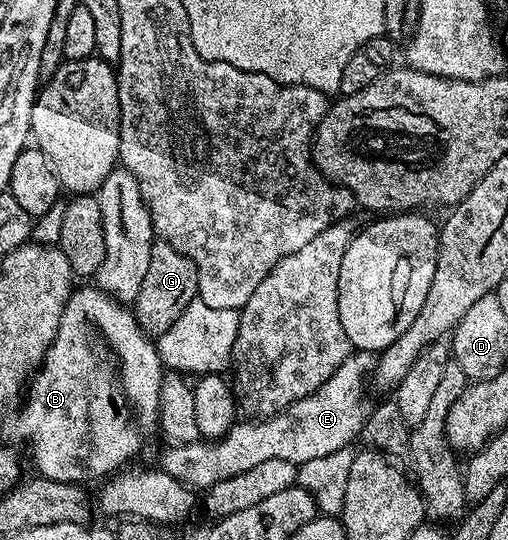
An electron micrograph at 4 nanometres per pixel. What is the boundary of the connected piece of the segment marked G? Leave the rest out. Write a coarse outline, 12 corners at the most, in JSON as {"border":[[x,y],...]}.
{"border":[[157,239],[131,307],[150,337],[198,298],[191,257]]}

